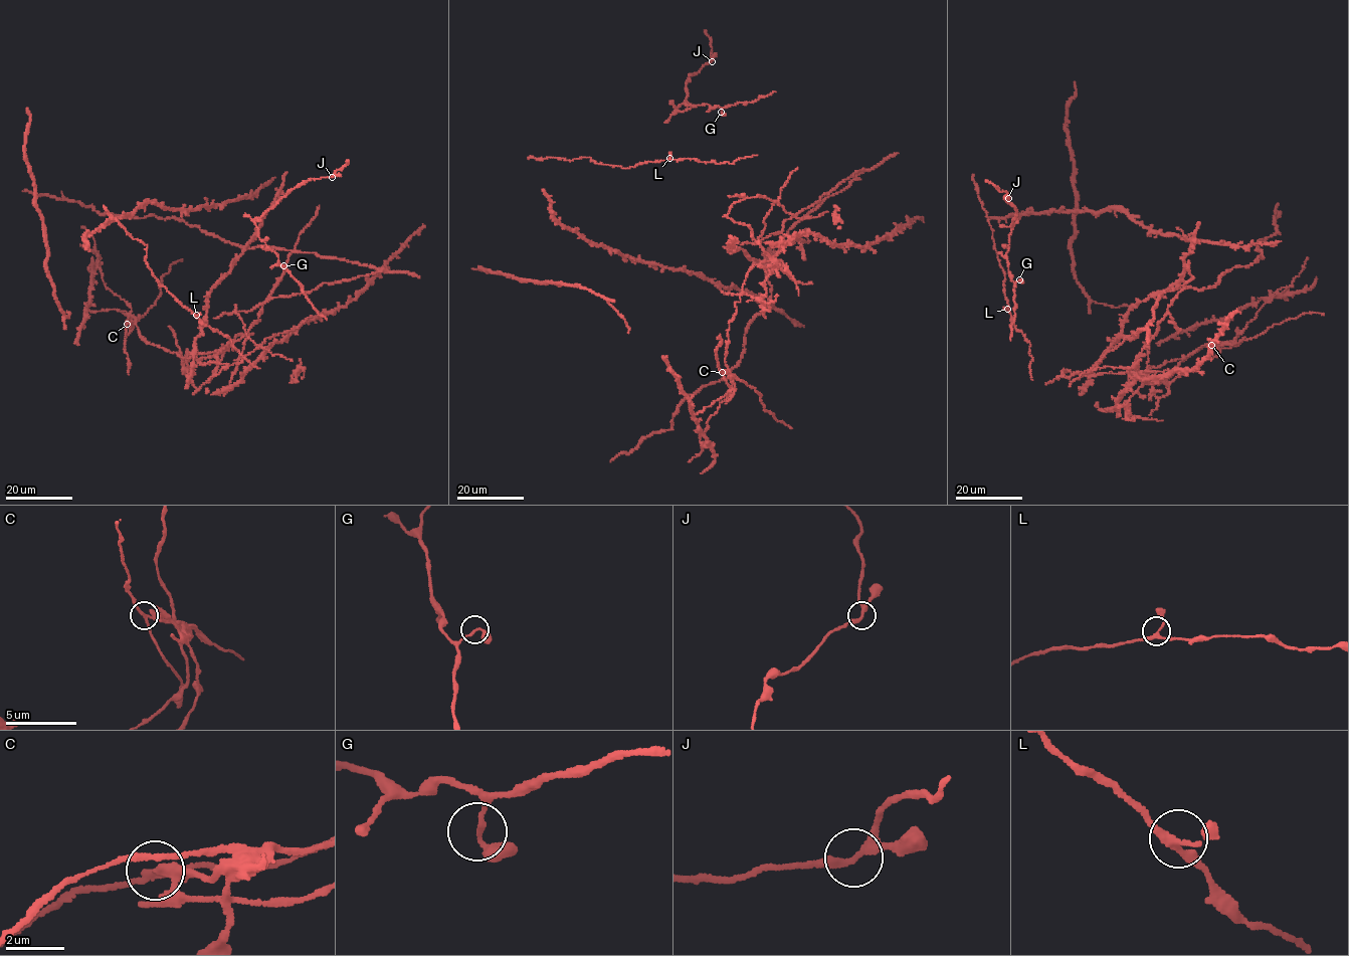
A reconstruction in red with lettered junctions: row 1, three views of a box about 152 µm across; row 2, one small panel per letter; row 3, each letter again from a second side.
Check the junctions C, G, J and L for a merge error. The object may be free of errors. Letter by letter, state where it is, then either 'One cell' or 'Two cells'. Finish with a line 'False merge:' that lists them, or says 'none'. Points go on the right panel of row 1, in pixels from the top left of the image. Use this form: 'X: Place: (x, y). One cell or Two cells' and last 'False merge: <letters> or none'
C: Place: (1211, 345). Two cells
G: Place: (1019, 279). One cell
J: Place: (1008, 198). One cell
L: Place: (1007, 309). One cell
False merge: C

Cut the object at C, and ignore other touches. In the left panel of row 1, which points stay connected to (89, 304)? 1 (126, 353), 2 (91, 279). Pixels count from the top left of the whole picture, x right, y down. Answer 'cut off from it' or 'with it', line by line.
1: cut off from it
2: with it

